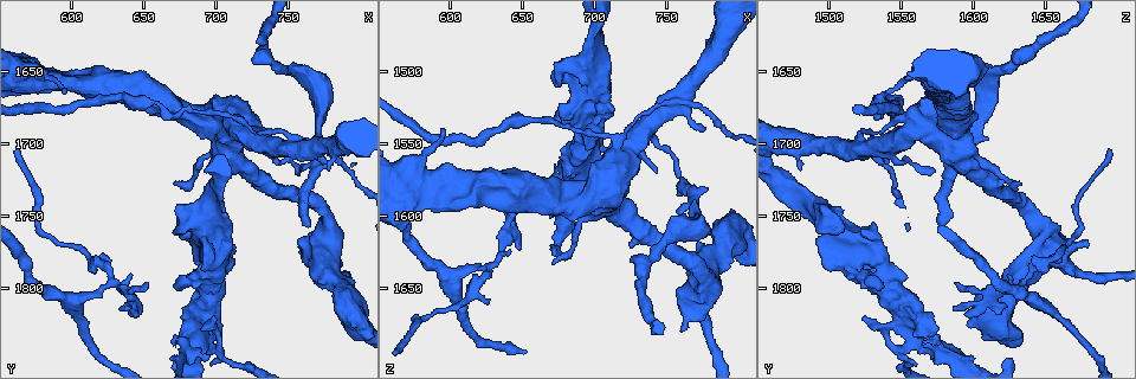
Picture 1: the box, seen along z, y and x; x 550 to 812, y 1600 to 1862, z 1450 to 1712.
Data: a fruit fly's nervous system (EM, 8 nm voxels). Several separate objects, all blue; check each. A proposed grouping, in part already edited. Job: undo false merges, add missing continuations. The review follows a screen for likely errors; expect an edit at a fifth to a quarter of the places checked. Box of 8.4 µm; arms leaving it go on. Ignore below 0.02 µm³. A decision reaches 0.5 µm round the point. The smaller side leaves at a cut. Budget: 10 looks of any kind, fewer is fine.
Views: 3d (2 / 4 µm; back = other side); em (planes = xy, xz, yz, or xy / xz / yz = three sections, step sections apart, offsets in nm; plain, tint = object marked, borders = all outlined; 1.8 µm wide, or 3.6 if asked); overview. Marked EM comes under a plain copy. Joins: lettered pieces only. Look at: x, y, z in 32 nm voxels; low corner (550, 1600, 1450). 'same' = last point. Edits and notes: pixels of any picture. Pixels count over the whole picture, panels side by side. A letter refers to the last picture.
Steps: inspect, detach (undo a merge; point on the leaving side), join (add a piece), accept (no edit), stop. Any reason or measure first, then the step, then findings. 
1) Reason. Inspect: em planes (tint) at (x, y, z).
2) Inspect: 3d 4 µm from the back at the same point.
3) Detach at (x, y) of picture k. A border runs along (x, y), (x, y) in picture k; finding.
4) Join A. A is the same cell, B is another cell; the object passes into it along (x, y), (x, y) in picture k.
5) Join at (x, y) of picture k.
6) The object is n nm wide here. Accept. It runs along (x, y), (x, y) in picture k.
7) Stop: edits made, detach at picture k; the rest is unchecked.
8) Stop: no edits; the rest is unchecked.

Stops while still wide. Inspect: 3d 2 µm at (760, 1772, 1682).

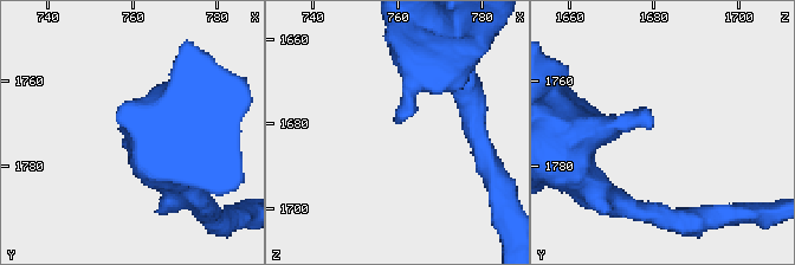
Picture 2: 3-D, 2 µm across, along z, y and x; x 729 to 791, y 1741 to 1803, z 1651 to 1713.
Inspect: em 3.6 µm yz step 4 (borders) at (761, 1771, 1681).

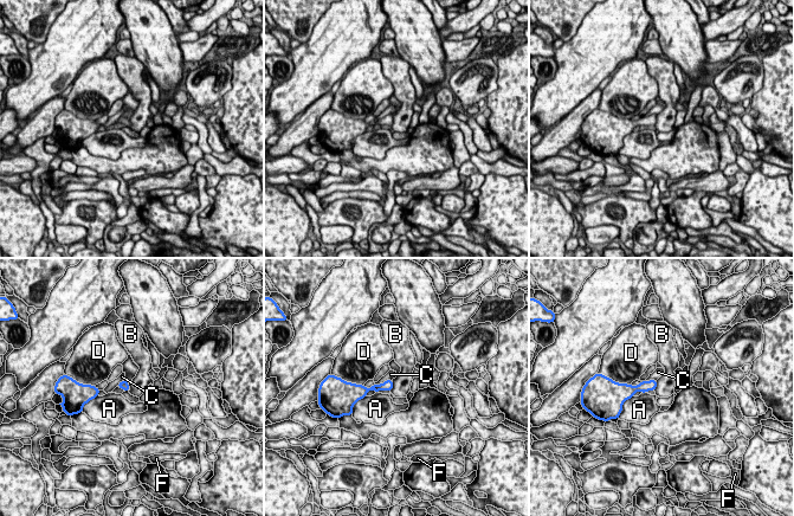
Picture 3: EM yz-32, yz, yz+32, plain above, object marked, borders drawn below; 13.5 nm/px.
Accept. A, B, C, D and F are other cells; no lettered piece goes on from it.

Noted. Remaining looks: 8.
Free end. Inspect: 3d 4 µm from the back at (628, 1780, 1658).

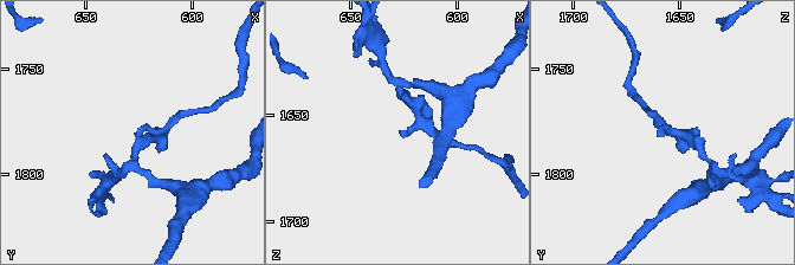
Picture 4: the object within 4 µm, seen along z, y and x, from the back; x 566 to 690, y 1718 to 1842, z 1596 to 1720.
Shape alone is not enough. Inspect: em planes (borders) at (628, 1781, 1658).

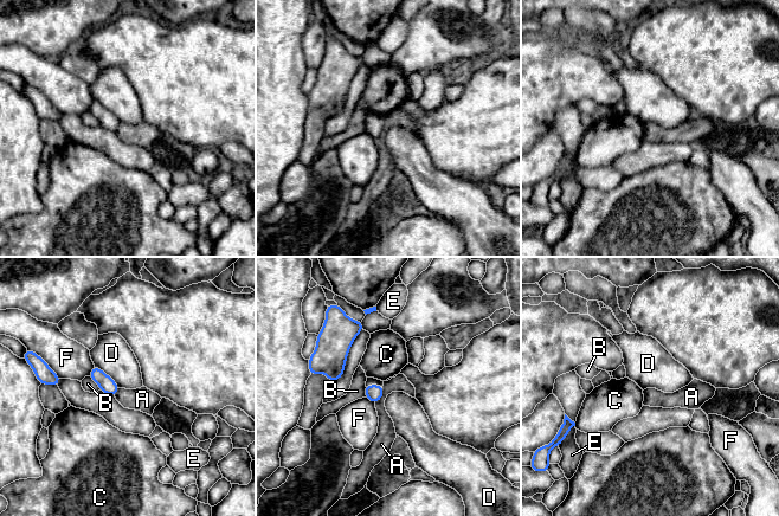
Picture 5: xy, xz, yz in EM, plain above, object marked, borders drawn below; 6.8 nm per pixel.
The longest contact is with D, 240 nm. Accept. A, B, C, D, E and F are other cells; a border runs along (384, 385), (384, 394), (374, 404) in picture 5; no lettered piece goes on from it.

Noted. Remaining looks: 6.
Inspect: em planes (borders) at (764, 1756, 1578).

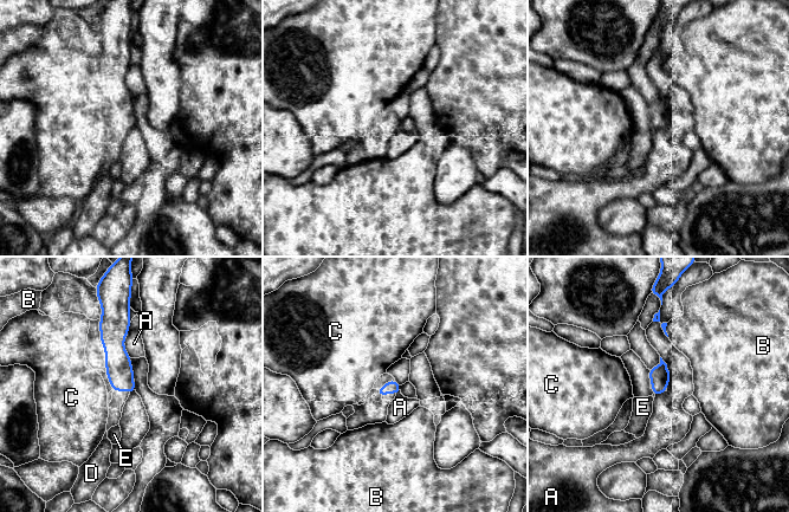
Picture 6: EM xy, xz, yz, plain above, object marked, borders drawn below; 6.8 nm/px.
Join at (118, 397) of picture 6. D is the same cell, A, B, C and E are other cells; it goes on there.

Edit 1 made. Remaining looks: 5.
Redraw. Inspect: overview.

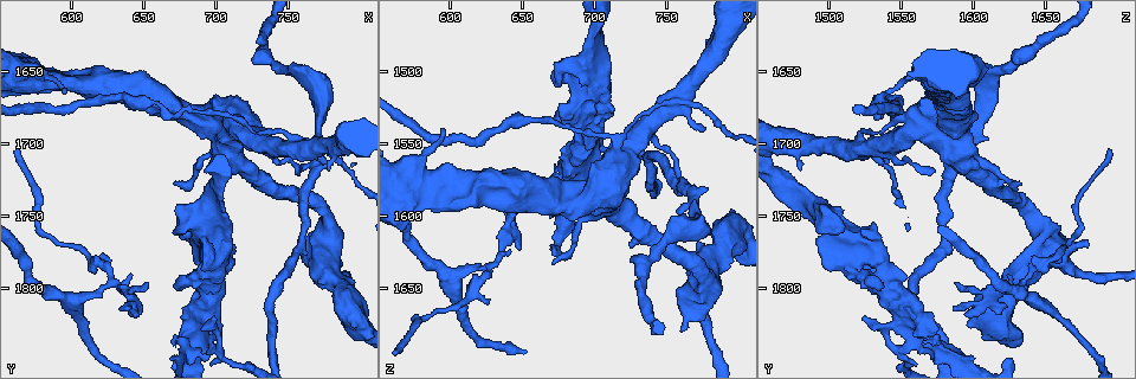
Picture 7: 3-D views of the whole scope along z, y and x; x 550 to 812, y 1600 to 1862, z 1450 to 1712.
Sharp bend. Inspect: em planes (borders) at (682, 1754, 1496).

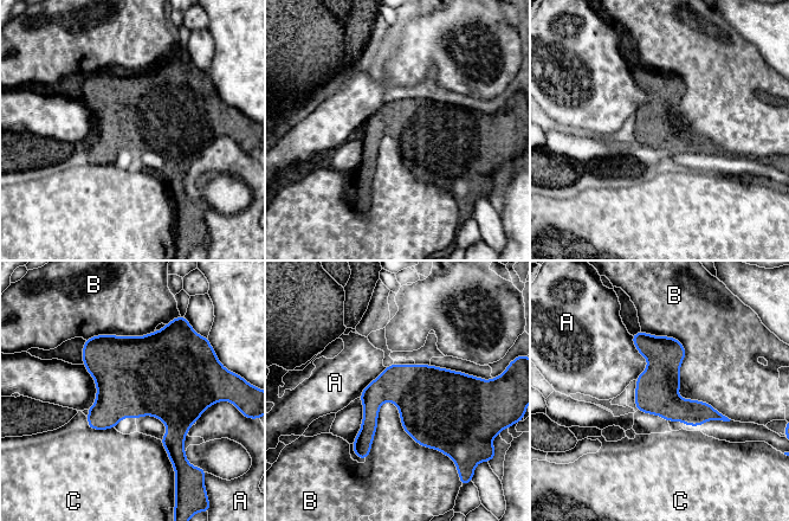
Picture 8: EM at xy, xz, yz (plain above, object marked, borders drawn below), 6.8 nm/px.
The object is 280 nm wide here. Accept. A, B and C are other cells; it runs along (638, 335), (663, 388), (719, 417) in picture 8; one cell here.

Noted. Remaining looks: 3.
Stop: edits made, join at picture 6; the rest is unchecked.

